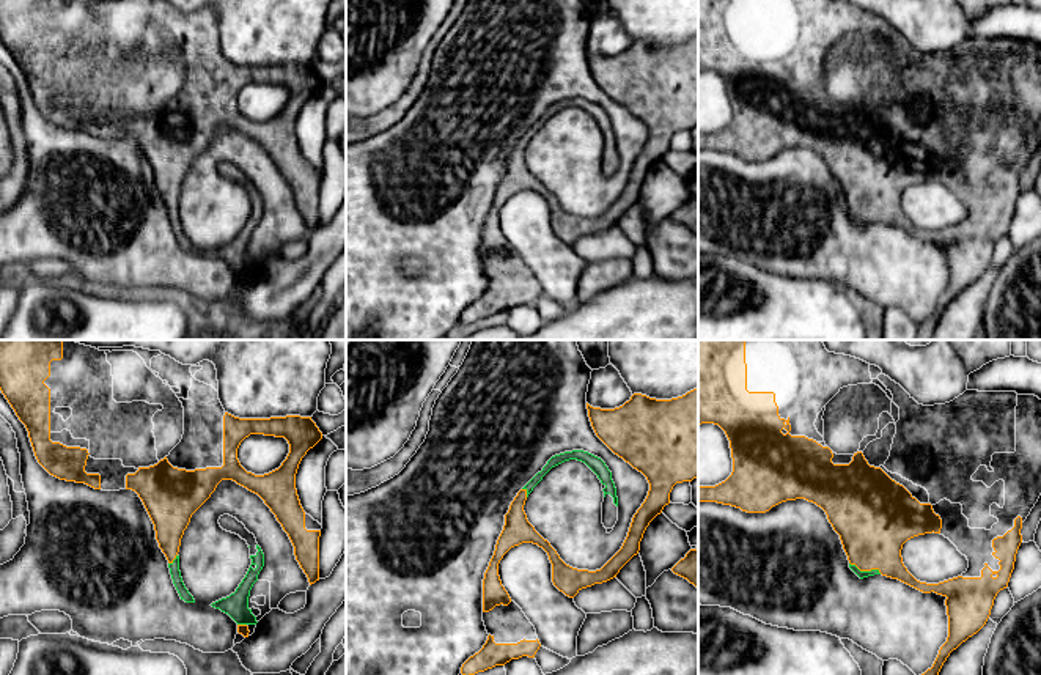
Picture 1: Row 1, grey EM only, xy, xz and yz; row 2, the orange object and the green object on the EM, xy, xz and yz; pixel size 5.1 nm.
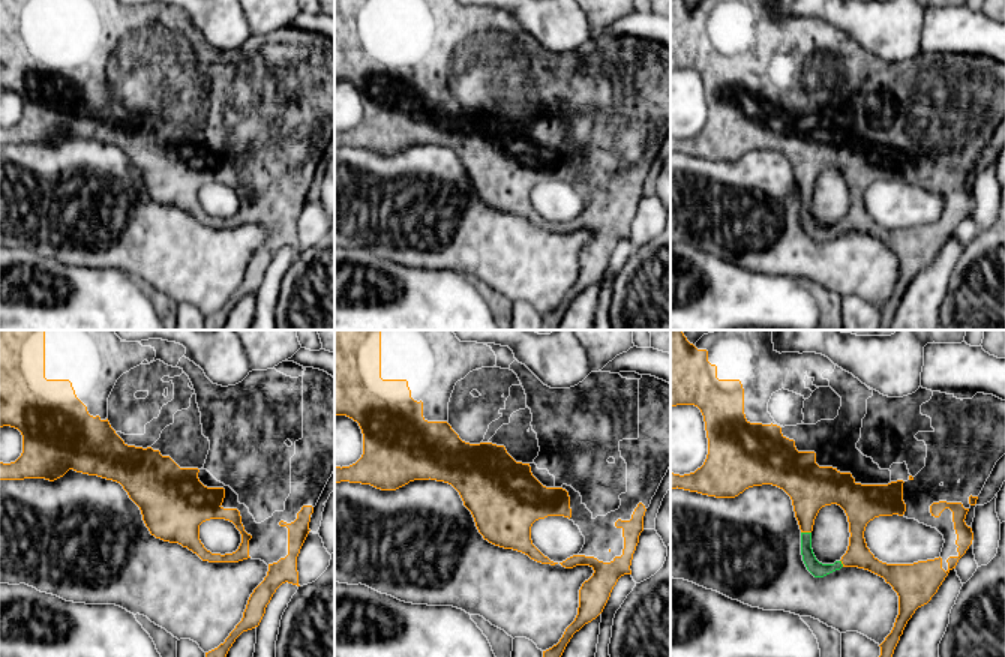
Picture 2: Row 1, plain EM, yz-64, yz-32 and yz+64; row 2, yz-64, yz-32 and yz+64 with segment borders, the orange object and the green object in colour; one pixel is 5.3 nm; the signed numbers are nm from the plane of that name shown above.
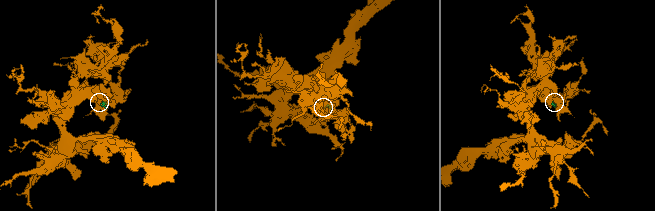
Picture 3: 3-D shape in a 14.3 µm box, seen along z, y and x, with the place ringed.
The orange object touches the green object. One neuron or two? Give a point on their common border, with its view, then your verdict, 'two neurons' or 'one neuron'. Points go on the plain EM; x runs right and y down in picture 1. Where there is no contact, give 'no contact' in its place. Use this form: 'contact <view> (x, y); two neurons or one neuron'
contact yz (865, 217); one neuron

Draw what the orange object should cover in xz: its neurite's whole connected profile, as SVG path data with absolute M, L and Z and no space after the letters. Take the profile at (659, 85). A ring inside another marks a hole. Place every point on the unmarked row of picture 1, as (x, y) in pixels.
M698 35L671 47L634 41L620 55L601 57L587 50L587 57L596 83L646 124L648 143L634 162L621 197L601 217L572 216L528 170L524 159L528 142L552 115L569 107L582 109L602 131L602 172L612 176L618 168L616 135L605 110L588 99L572 98L552 104L517 140L505 162L503 178L483 227L483 269L489 283L483 296L462 312L461 321L465 324L522 304L535 305L541 294L535 274L509 245L498 223L498 211L511 195L522 190L543 195L552 211L554 233L574 245L582 236L616 225L638 201L649 170L670 151L673 134L698 124Z

